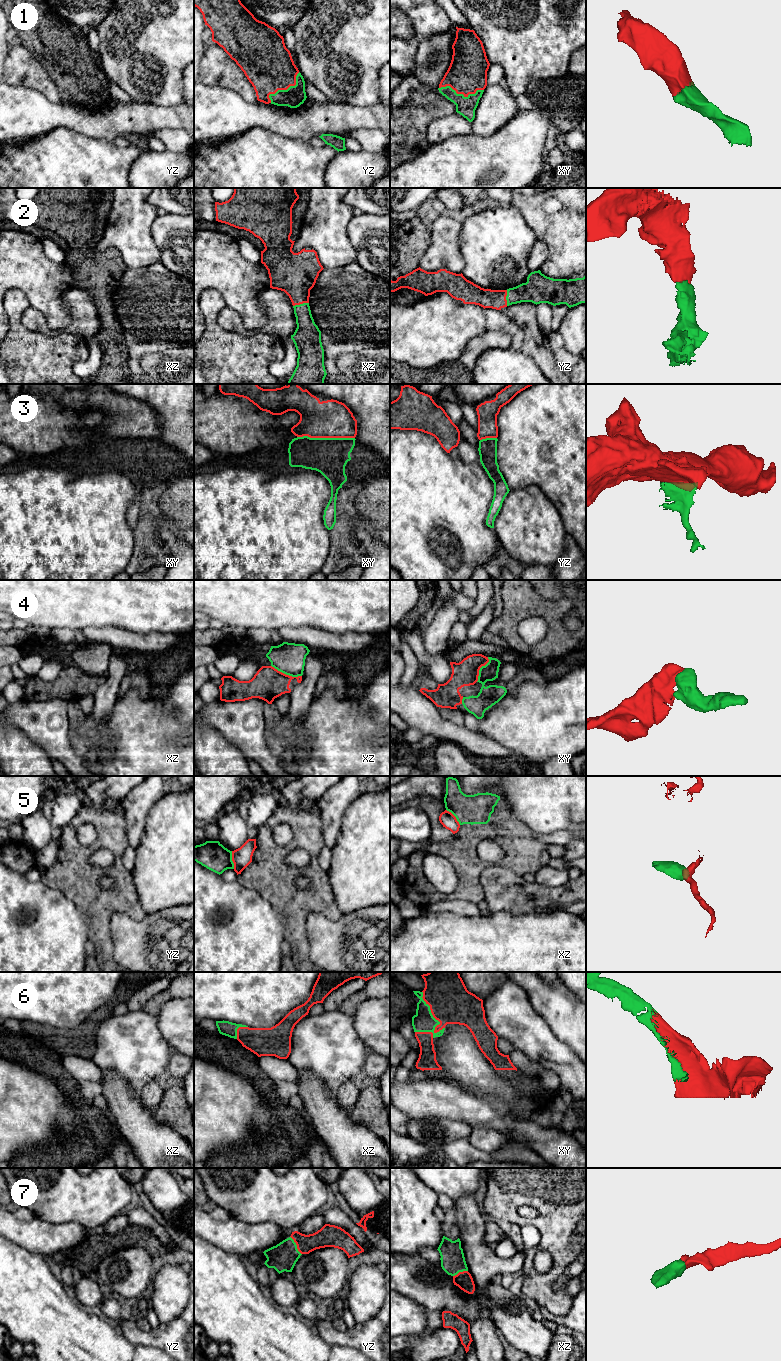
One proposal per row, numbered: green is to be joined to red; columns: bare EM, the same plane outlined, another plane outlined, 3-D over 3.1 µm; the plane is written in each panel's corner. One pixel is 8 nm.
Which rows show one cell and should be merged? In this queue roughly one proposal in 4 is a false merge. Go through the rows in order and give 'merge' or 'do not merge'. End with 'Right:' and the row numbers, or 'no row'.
1: merge
2: merge
3: do not merge
4: merge
5: do not merge
6: merge
7: merge
Right: 1, 2, 4, 6, 7

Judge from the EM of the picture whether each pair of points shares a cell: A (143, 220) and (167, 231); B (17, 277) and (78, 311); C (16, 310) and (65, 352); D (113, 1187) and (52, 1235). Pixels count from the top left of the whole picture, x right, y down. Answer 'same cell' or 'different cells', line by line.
A: different cells
B: different cells
C: same cell
D: different cells

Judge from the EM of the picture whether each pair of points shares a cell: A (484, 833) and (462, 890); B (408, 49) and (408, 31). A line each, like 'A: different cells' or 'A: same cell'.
A: same cell
B: different cells

